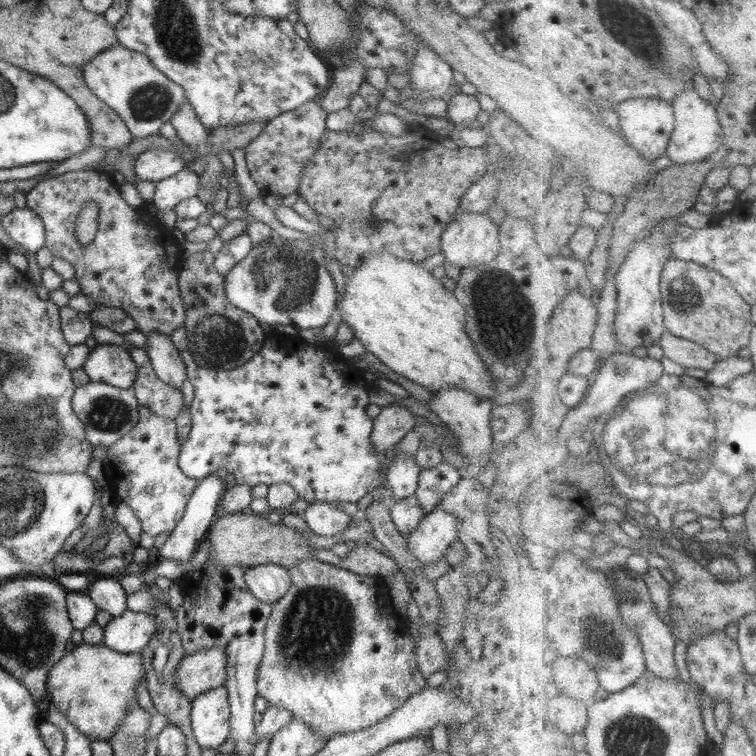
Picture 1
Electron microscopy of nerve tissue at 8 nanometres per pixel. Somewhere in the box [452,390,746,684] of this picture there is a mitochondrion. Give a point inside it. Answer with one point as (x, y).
(605, 640)

